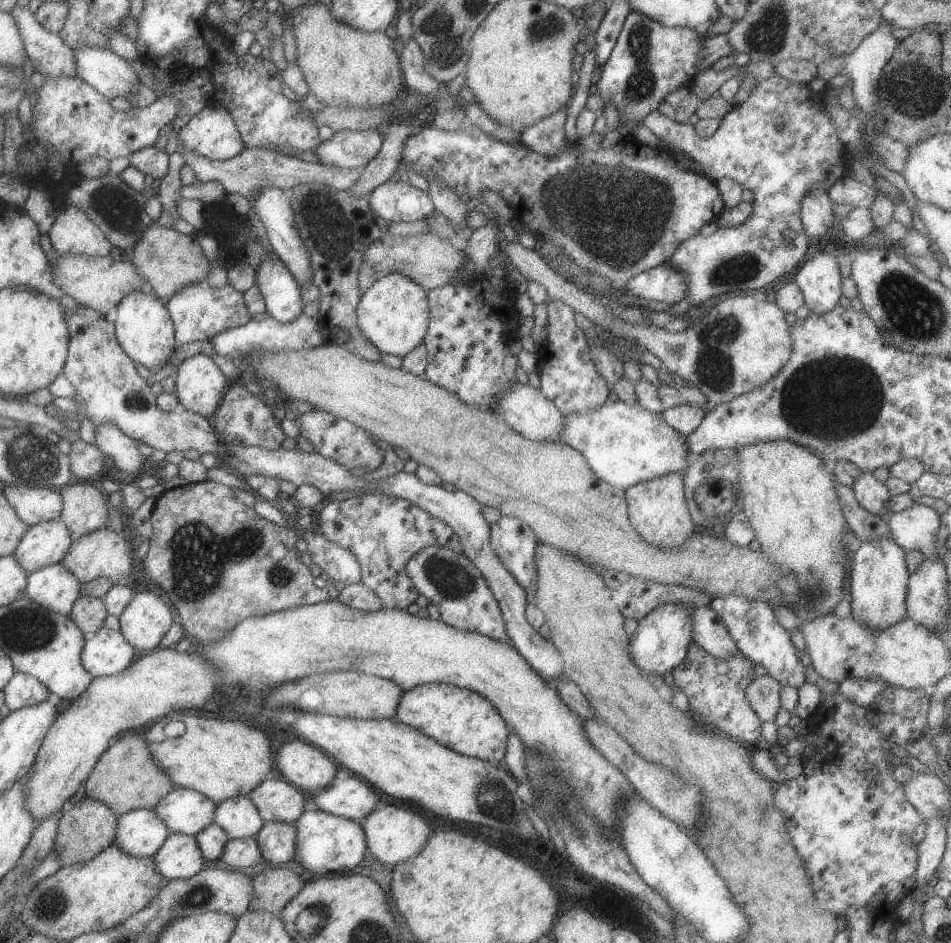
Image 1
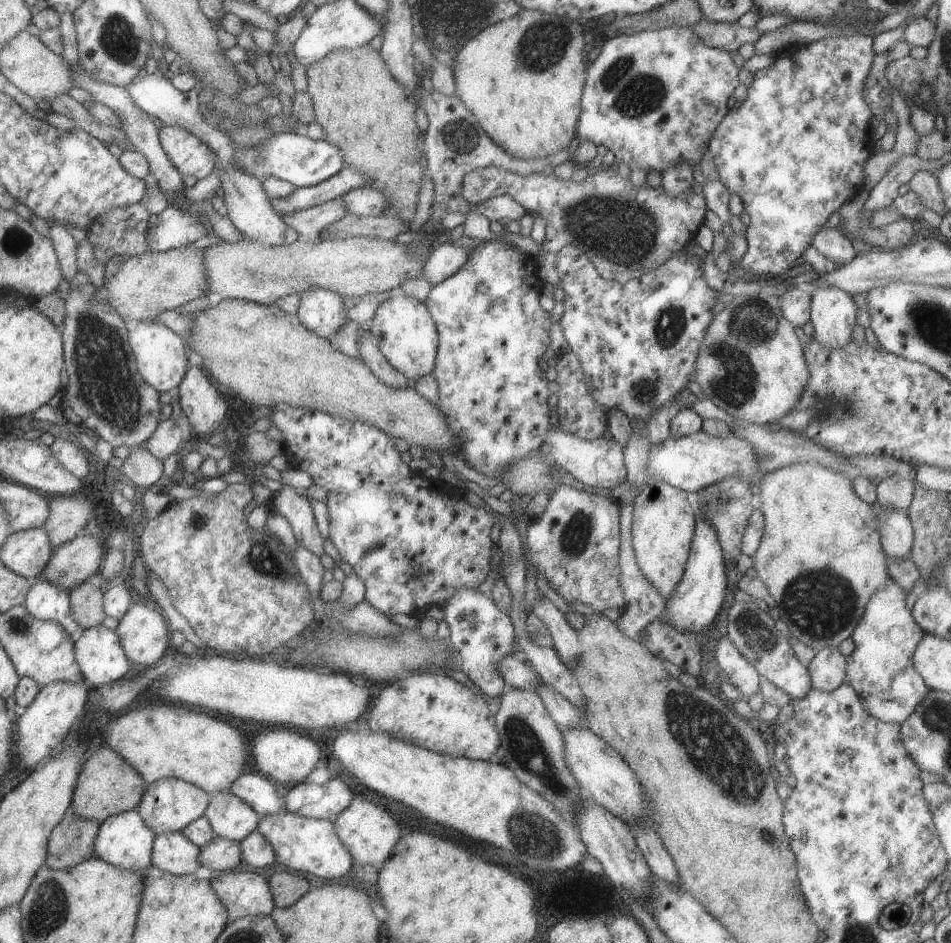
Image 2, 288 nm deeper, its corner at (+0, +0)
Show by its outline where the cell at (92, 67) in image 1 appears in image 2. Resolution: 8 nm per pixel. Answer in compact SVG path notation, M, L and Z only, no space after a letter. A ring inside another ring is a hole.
M137 74L127 86L125 86L129 98L133 98L133 104L137 108L141 108L145 114L149 114L151 118L159 118L163 122L163 126L179 126L185 128L187 132L199 136L213 152L217 158L217 168L219 176L221 176L221 188L223 188L223 200L225 200L225 214L227 218L233 222L233 226L243 234L243 238L249 238L251 242L263 244L263 246L289 246L295 240L299 240L299 234L289 228L283 218L271 208L269 198L265 196L265 192L261 190L261 180L255 176L245 174L243 170L239 170L233 162L233 142L227 134L223 134L221 130L213 128L207 120L203 120L203 116L199 114L201 104L197 102L197 88L191 88L189 92L179 92L169 84L167 76L161 74Z

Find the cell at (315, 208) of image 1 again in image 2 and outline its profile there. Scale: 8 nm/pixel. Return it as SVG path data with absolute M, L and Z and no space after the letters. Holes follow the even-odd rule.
M363 330L359 332L359 338L357 338L357 346L359 346L359 358L369 366L371 374L377 376L381 382L393 386L393 388L405 388L407 384L411 384L399 370L395 370L387 358L379 352L377 344L373 342L373 334L369 330Z

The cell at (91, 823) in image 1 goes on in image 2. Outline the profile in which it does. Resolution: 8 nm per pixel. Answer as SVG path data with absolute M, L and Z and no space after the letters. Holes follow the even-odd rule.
M67 810L49 836L45 866L51 870L63 870L91 860L95 856L95 838L99 826L99 822Z

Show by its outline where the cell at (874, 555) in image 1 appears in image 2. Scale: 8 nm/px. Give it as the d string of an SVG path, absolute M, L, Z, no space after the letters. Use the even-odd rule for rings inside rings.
M893 578L881 590L877 590L865 604L863 618L851 636L855 648L845 658L845 682L853 686L853 690L861 698L861 706L865 706L865 710L873 718L885 724L899 726L917 710L917 706L929 694L921 674L917 674L917 670L911 666L913 652L925 632L917 626L905 598L907 592Z

